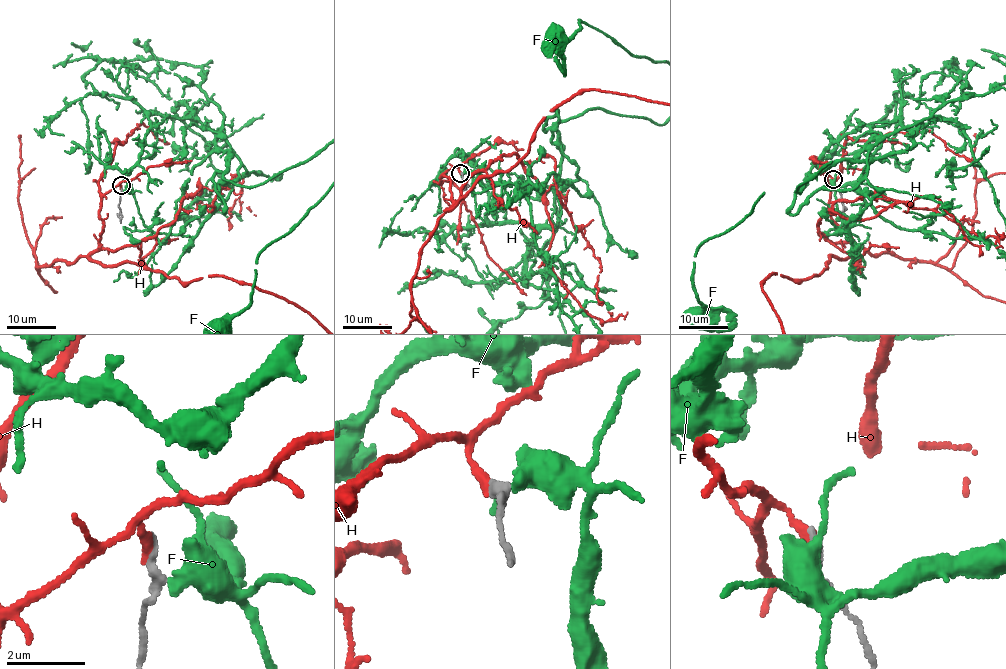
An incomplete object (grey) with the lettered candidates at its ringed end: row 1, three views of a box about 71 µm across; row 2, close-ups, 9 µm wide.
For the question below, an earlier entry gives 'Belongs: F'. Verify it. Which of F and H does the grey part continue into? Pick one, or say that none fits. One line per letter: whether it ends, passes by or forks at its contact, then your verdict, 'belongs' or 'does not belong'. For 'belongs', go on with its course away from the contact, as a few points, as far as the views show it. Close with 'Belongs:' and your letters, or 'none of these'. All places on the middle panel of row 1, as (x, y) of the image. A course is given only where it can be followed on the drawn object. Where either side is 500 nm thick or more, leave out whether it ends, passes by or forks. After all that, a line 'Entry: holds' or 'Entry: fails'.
F: does not belong
H: it ends; does not belong
Belongs: none of these
Entry: fails

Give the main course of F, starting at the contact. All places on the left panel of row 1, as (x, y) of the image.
F: (123, 191), (194, 236), (246, 170), (225, 213), (216, 173), (252, 187)

